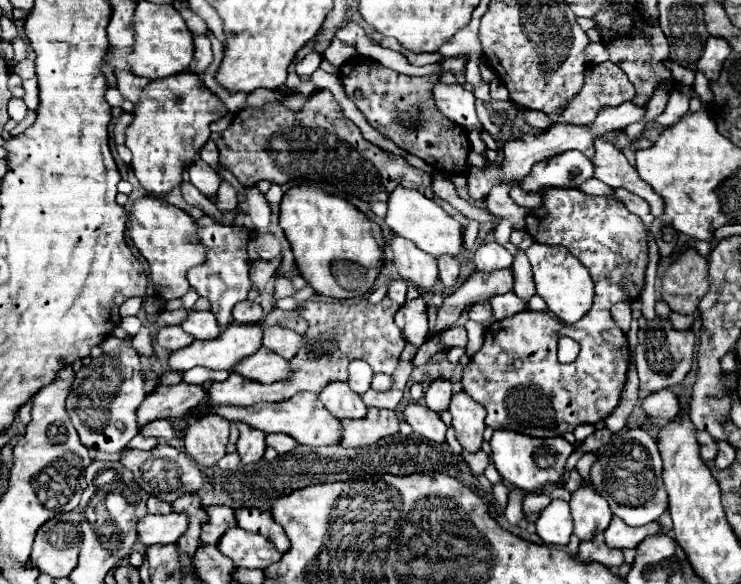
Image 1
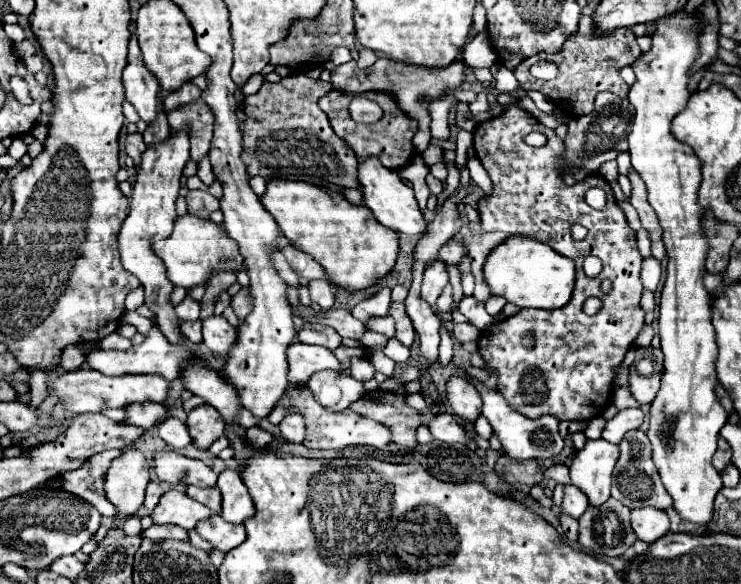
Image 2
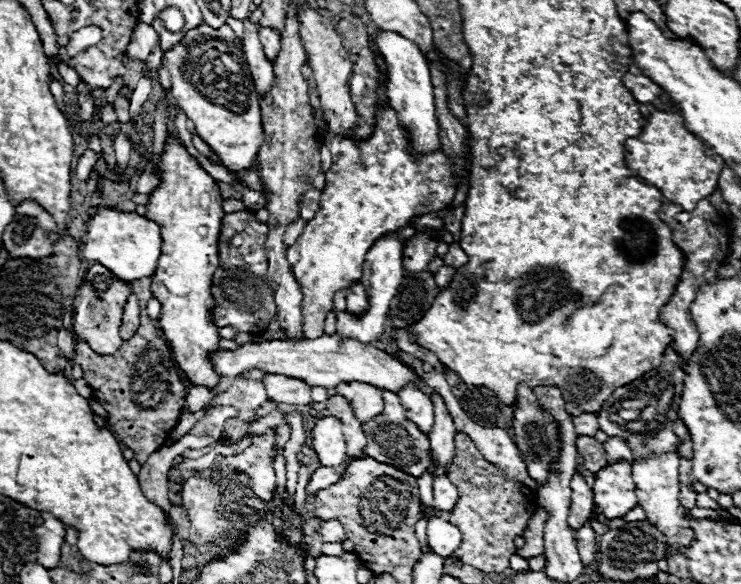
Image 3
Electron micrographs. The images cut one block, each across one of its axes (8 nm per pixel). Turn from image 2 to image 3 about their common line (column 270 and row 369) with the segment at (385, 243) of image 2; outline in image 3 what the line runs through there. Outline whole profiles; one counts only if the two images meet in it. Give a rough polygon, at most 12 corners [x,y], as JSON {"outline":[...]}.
{"outline":[[168,136],[146,218],[152,294],[194,386],[216,388],[218,182]]}

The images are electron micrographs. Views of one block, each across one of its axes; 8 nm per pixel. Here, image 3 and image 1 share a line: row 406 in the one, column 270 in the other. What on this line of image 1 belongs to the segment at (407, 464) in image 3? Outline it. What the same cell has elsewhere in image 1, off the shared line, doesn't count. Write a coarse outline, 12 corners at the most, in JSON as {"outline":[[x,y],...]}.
{"outline":[[388,298],[308,300],[290,374],[230,372],[204,402],[252,406],[320,394],[366,360],[394,374],[406,346]]}

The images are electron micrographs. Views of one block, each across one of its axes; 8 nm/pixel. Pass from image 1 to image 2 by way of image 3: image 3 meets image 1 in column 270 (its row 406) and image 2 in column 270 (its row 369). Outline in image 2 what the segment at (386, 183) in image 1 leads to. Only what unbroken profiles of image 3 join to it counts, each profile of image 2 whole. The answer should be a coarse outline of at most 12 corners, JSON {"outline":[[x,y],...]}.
{"outline":[[299,73],[244,98],[248,176],[356,188],[356,154]]}

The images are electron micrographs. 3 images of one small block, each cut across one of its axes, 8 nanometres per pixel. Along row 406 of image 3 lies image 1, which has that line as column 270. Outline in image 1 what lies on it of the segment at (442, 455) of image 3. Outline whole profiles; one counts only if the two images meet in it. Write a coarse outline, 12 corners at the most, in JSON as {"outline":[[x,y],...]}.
{"outline":[[268,434],[266,444],[278,454],[296,446],[288,434]]}

